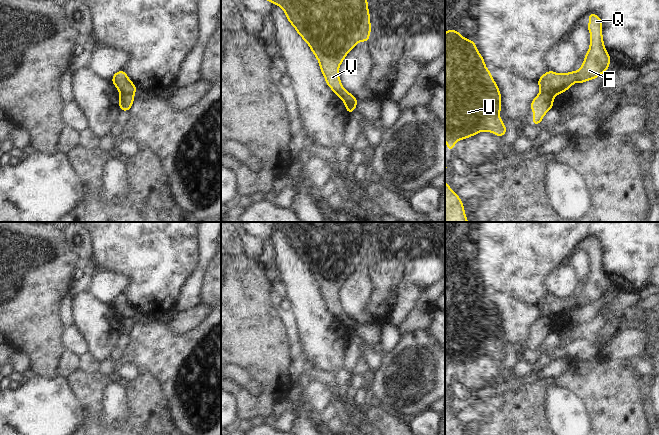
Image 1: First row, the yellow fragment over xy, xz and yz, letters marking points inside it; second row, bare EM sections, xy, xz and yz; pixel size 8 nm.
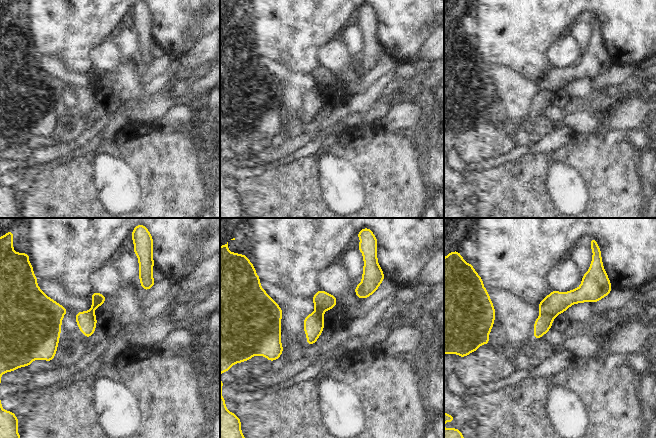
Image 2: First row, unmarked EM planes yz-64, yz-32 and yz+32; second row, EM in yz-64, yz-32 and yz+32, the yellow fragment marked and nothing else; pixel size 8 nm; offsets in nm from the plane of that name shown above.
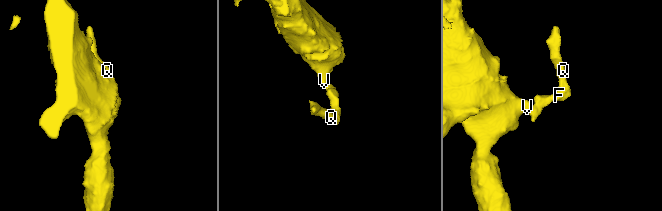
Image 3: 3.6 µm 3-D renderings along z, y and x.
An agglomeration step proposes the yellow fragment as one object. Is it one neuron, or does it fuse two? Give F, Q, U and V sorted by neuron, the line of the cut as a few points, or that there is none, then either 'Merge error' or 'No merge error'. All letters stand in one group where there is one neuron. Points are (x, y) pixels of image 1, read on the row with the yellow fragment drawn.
Groups: F Q / U V. Split along xy (120, 92), (126, 95), (133, 95). Merge error

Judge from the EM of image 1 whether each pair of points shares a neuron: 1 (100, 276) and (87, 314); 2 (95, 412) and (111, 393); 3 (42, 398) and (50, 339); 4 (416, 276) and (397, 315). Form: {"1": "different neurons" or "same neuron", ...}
{"1": "different neurons", "2": "different neurons", "3": "different neurons", "4": "same neuron"}

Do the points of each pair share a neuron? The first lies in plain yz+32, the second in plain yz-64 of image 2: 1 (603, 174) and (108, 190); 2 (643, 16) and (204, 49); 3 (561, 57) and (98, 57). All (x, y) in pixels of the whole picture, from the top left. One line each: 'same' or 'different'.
1: different
2: different
3: same

